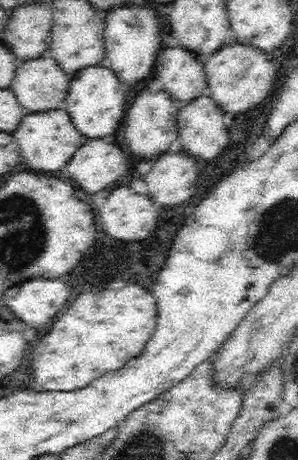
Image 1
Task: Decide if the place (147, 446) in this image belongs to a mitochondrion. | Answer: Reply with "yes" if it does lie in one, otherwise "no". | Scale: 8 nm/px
yes

